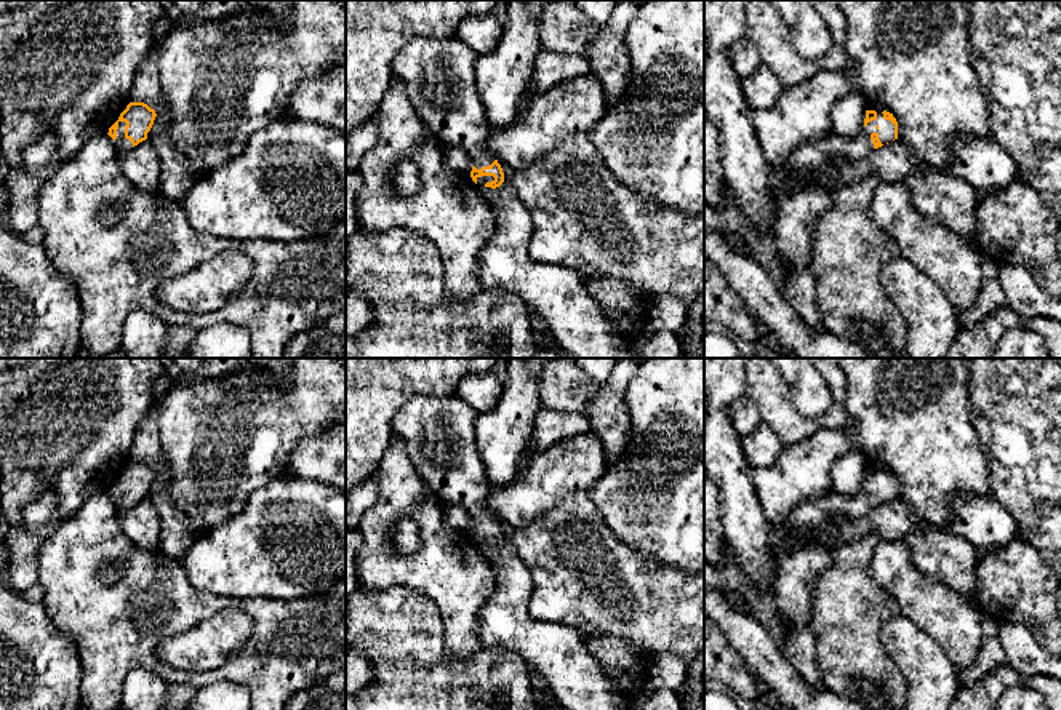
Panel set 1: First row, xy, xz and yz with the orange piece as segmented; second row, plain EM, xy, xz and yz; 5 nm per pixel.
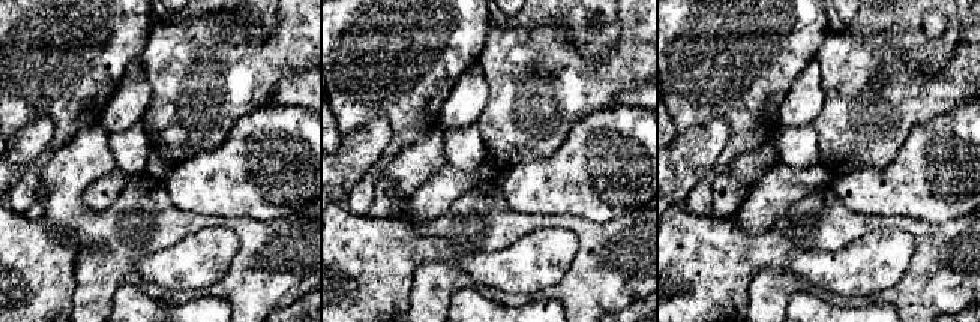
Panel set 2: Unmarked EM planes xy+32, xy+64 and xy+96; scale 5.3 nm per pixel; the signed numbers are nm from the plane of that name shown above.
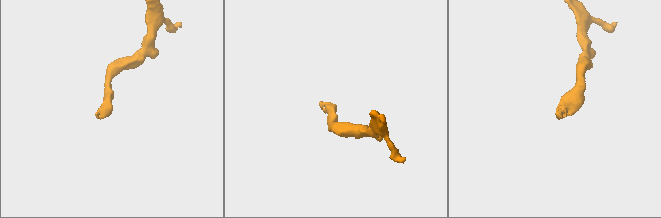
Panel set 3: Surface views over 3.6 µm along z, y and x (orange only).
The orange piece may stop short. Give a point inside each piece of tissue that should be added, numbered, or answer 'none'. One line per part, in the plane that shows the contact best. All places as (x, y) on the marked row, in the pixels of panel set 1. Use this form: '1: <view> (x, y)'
1: xy (124, 144)

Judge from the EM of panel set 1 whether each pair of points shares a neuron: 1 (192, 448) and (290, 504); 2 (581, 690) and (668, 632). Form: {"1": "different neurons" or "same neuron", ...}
{"1": "different neurons", "2": "different neurons"}

